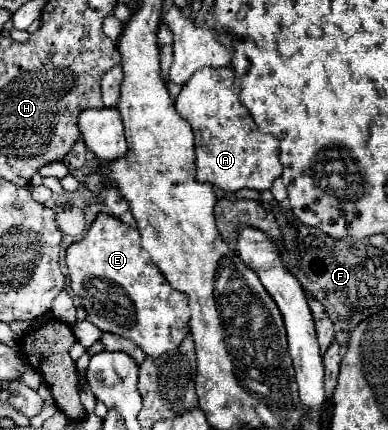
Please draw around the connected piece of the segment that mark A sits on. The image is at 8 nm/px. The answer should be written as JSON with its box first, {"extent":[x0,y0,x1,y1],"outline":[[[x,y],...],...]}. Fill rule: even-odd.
{"extent":[175,66,281,192],"outline":[[[231,66],[197,70],[183,86],[175,106],[195,134],[195,166],[199,182],[209,182],[227,192],[237,192],[241,188],[263,192],[281,176],[279,140],[273,138],[273,134],[257,130],[249,110],[233,92],[233,80],[235,72]]]}

